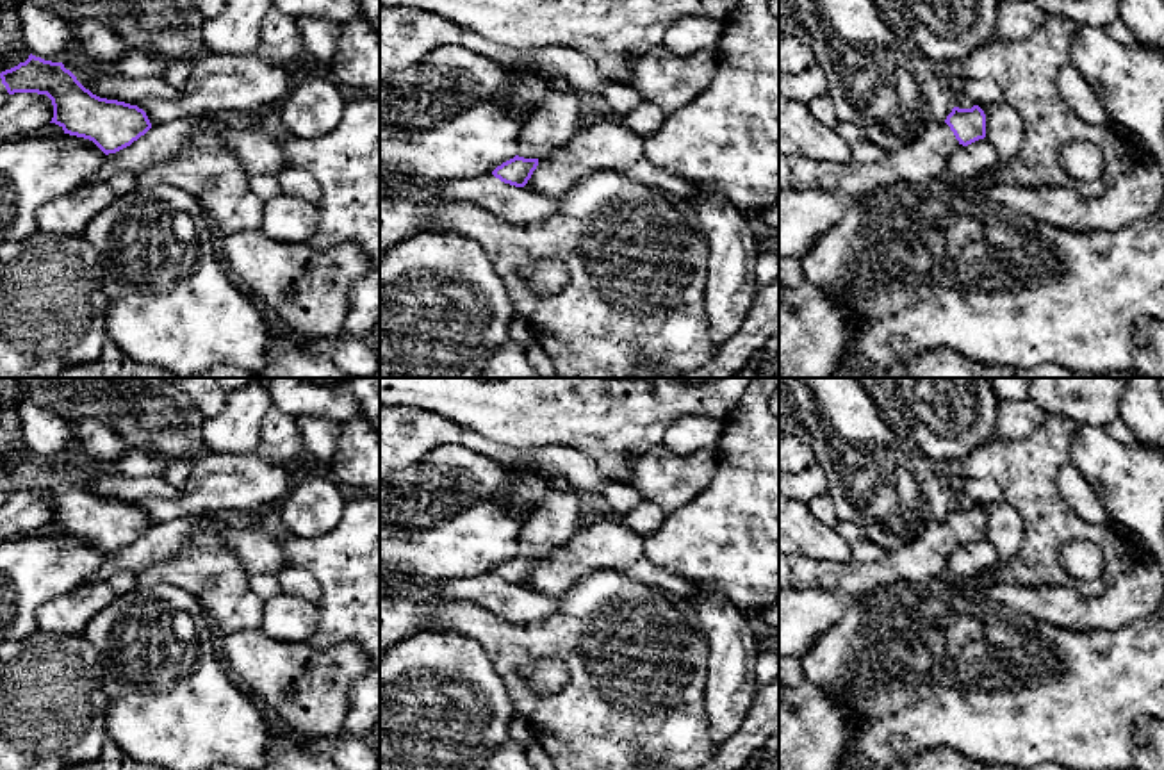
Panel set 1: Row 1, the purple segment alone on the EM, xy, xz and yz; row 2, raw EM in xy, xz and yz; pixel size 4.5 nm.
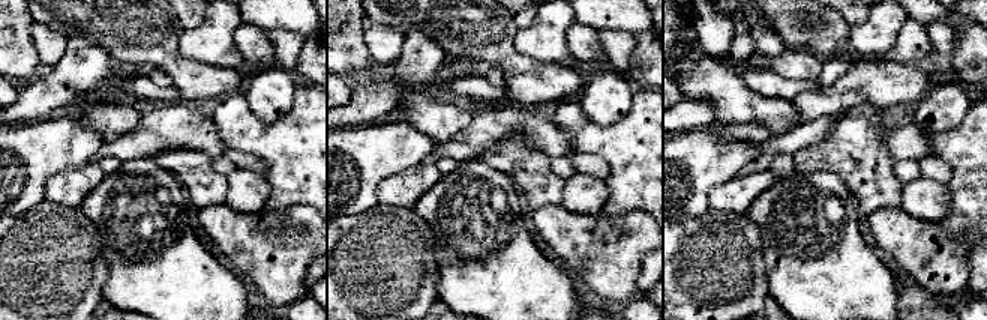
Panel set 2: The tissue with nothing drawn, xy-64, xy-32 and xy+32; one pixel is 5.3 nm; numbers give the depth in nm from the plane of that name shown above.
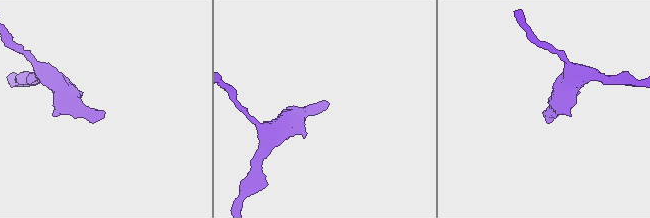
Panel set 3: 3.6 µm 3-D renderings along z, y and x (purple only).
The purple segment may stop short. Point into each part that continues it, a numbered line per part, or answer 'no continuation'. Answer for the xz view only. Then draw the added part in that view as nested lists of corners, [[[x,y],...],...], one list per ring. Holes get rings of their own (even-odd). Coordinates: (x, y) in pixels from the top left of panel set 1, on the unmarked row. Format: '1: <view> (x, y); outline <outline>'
1: xz (555, 517); outline [[[551,488],[533,503],[521,533],[517,554],[544,558],[572,538],[586,519],[586,497]]]

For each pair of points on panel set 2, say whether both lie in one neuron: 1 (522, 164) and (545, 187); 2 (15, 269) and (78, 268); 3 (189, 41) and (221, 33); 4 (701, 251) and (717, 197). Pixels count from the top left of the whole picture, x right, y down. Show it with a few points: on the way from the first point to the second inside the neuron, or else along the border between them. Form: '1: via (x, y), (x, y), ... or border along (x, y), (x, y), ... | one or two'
1: via (528, 170), (539, 181) | one
2: via (30, 269), (63, 269) | one
3: via (197, 41), (213, 39) | one
4: border along (710, 208), (746, 214) | two

